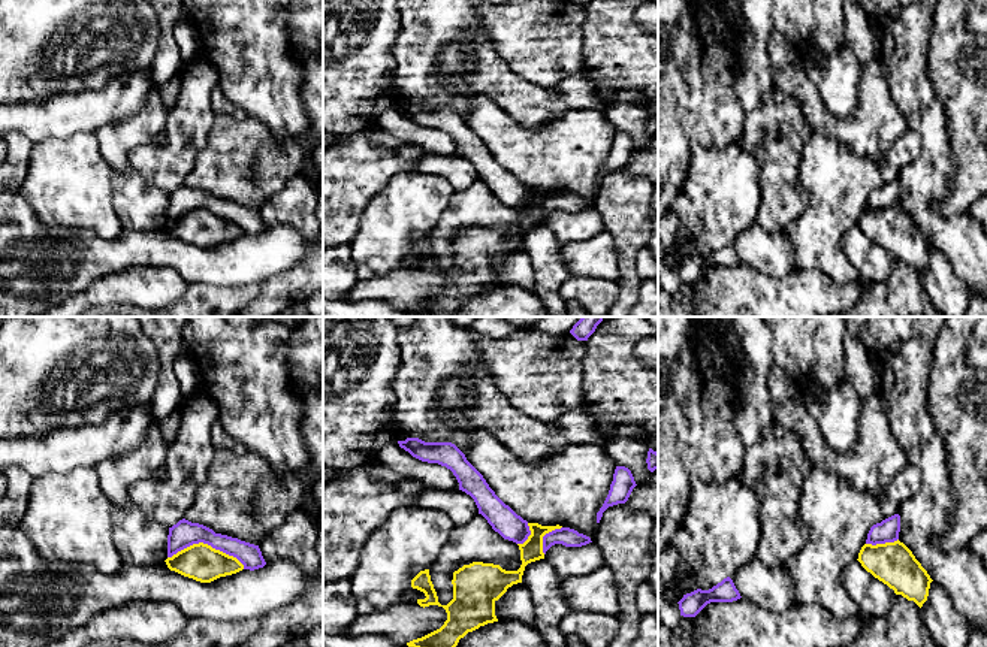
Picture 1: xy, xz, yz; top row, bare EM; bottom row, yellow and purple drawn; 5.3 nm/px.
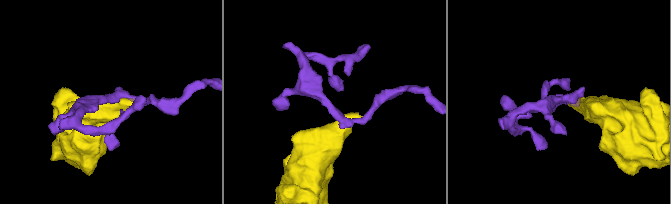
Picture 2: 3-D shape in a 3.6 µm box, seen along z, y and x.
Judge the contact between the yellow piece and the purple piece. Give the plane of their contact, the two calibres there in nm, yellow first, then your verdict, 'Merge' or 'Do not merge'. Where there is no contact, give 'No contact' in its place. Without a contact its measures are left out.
Touches yellow in xy. Thickness 200 nm (yellow) against 140 nm. Do not merge

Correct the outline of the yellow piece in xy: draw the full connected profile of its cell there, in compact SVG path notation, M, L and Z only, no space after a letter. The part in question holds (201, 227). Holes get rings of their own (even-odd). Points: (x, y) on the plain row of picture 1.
M203 208L193 209L164 227L170 236L200 248L211 248L244 235L244 230L236 223Z

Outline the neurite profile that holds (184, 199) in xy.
M185 184L169 193L167 223L172 223L178 217L199 208L208 209L215 215L236 223L244 230L244 235L254 236L266 230L259 211L215 199L209 193L191 188Z

